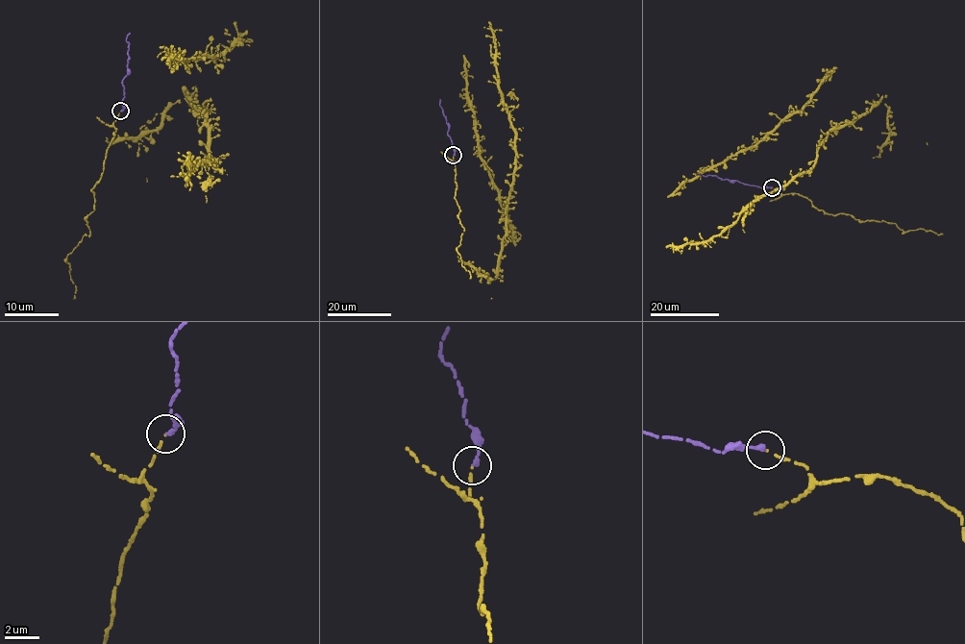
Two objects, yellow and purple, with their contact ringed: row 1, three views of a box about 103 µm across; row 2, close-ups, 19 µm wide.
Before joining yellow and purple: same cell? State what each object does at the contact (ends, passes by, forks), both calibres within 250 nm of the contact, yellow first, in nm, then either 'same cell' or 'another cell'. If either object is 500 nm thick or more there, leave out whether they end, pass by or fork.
yellow ends there; purple ends there; 110 nm thick on the yellow side, 260 nm on the other; same cell

